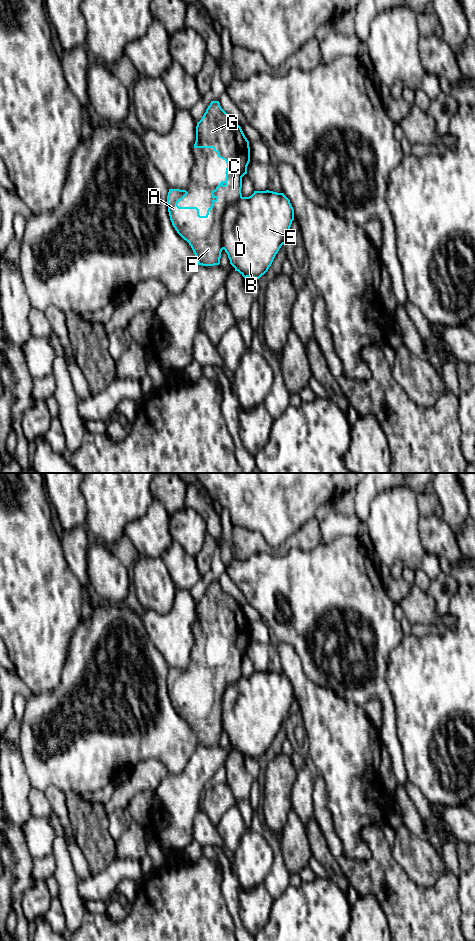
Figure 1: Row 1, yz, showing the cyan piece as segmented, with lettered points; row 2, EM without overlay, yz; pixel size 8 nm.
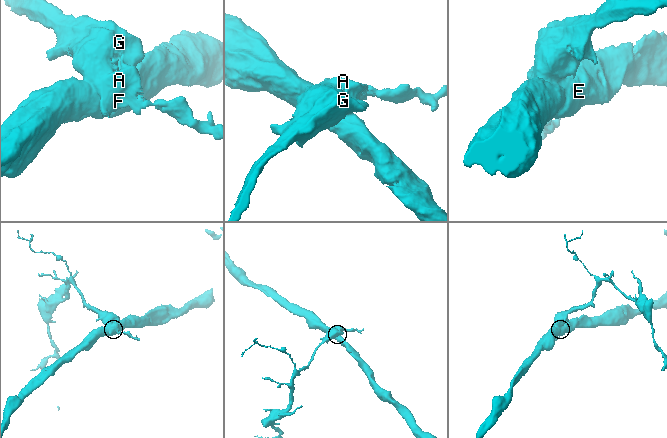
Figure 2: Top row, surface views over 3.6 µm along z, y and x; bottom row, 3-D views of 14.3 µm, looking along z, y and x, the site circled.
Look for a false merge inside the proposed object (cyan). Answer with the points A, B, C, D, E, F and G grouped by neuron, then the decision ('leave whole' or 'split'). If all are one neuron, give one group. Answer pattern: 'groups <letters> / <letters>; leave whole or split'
groups A C F G / B D E; split

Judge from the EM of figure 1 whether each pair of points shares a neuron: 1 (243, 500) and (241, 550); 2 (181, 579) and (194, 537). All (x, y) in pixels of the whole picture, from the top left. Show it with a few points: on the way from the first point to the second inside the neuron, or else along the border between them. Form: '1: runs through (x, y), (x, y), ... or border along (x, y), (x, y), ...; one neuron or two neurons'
1: border along (233, 525), (241, 525), (255, 530), (263, 537); two neurons
2: border along (173, 540), (194, 557); two neurons

